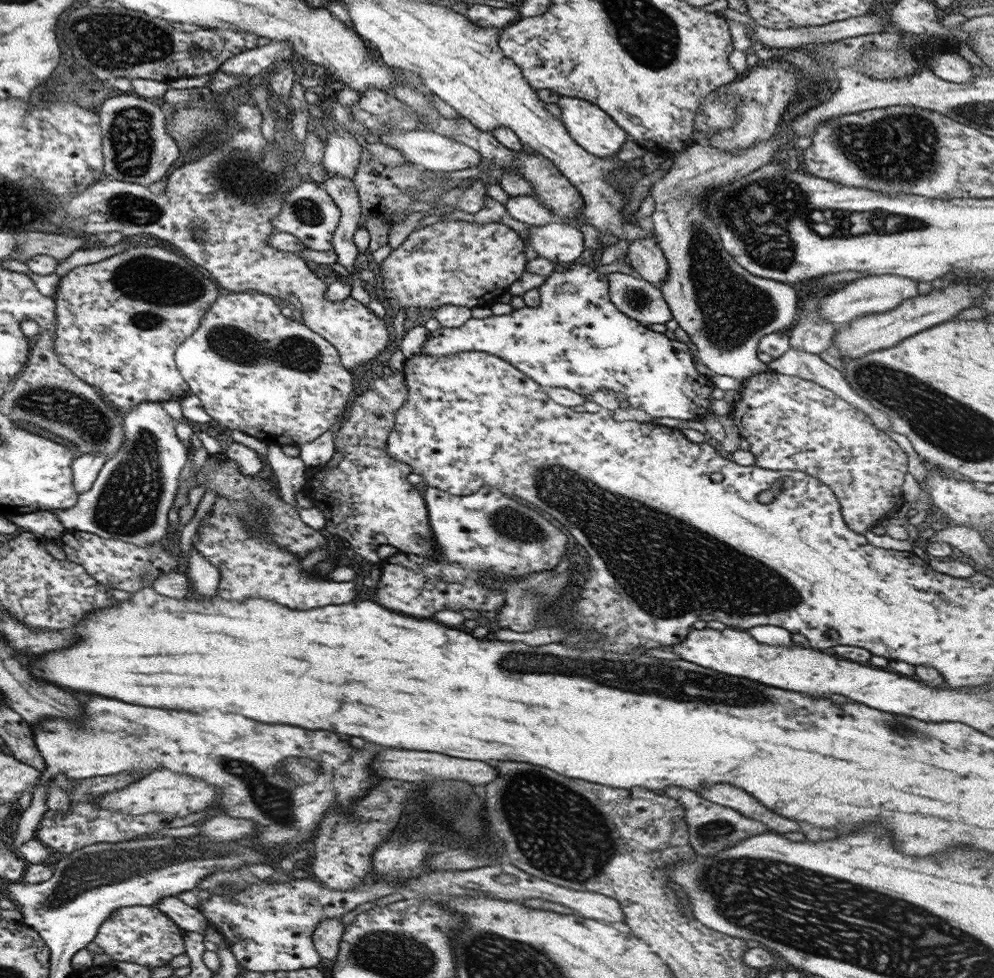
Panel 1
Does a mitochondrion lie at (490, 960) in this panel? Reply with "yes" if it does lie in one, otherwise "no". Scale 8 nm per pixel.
yes

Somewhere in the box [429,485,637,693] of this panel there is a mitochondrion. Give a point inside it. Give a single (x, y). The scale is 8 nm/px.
(513, 523)

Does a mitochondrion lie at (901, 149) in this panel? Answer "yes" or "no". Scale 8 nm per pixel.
yes

